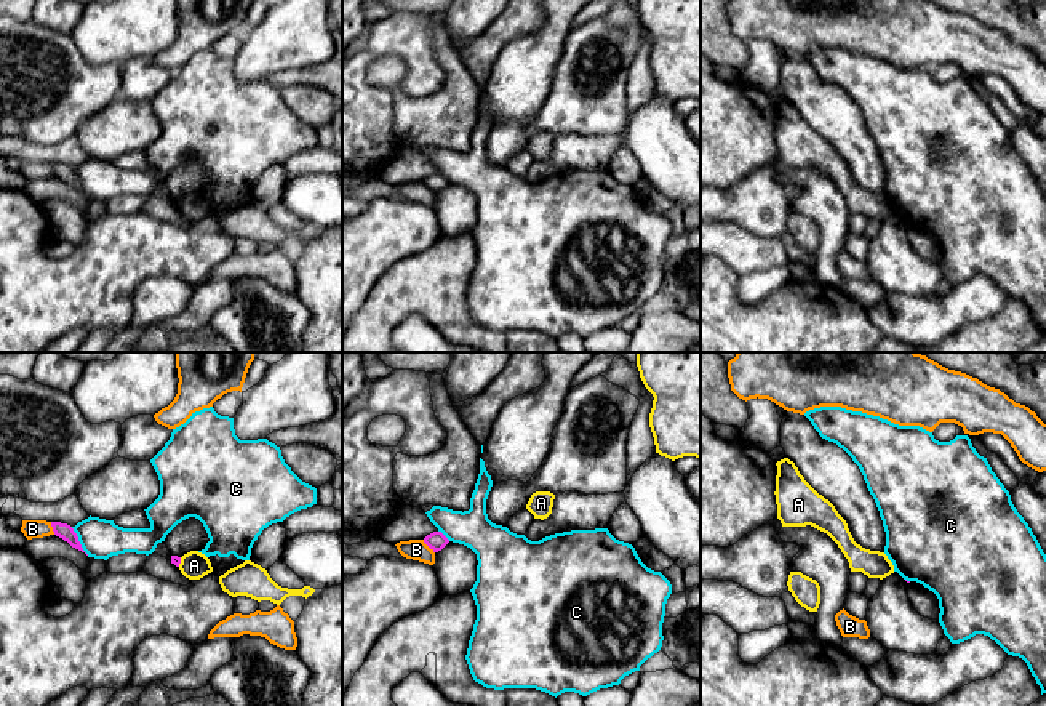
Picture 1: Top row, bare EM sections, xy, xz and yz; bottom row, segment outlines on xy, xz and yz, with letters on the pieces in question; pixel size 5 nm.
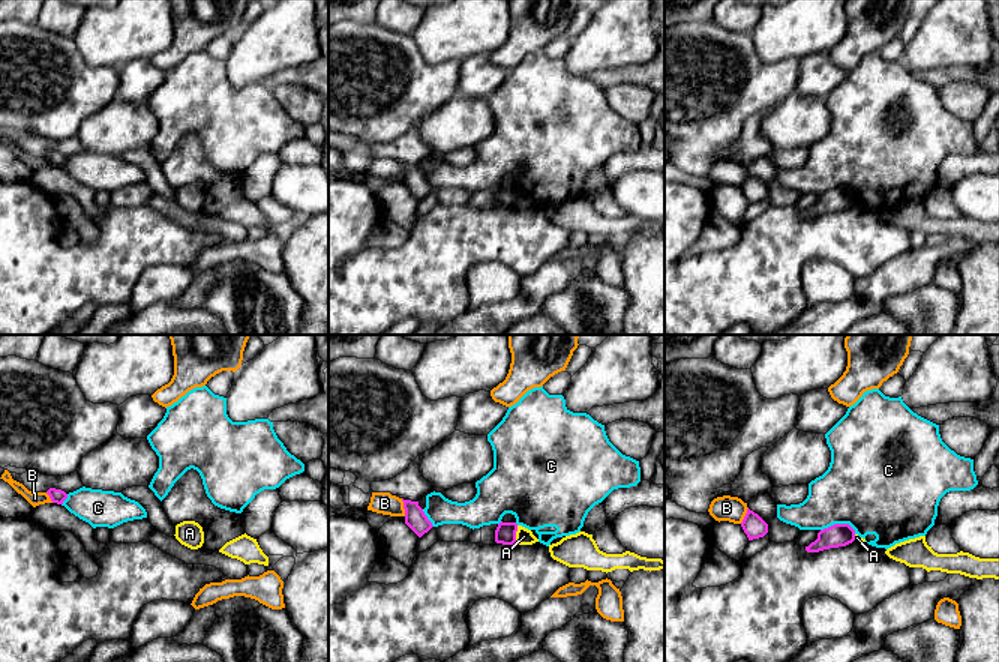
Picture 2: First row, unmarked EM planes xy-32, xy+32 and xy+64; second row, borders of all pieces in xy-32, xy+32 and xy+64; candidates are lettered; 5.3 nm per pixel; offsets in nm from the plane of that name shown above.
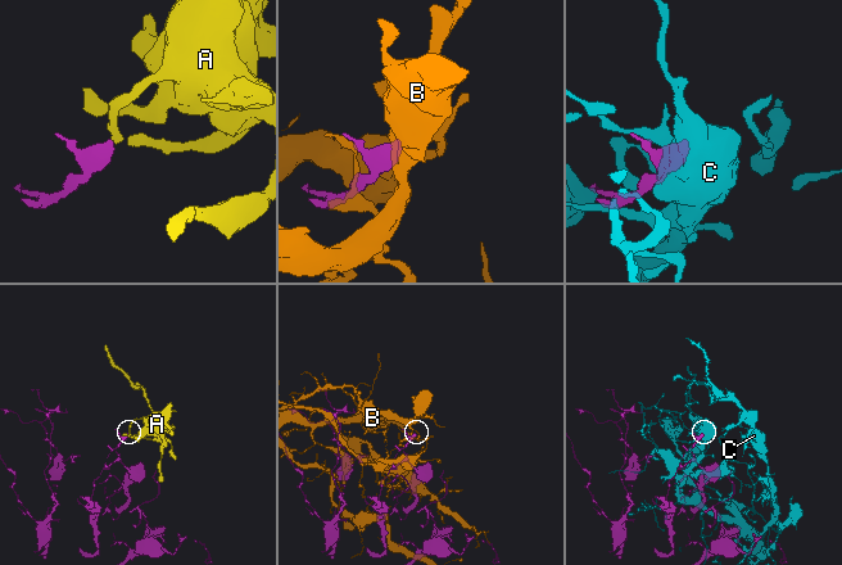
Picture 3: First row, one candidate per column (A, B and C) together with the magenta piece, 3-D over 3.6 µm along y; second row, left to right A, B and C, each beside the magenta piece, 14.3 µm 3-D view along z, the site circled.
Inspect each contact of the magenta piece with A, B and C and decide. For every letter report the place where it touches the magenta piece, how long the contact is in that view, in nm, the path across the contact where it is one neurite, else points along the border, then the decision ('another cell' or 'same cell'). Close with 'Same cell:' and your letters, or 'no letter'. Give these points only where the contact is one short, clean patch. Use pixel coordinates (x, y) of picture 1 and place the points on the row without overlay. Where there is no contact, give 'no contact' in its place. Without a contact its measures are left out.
A: contact xy (179, 204); length 50 nm; border xy (181, 199), (178, 207); another cell
B: contact xz (427, 186); length 90 nm; another cell
C: contact xy (79, 183); length 170 nm; another cell
Same cell: no letter

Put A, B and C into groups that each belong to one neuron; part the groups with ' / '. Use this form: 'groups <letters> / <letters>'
groups A / B / C

